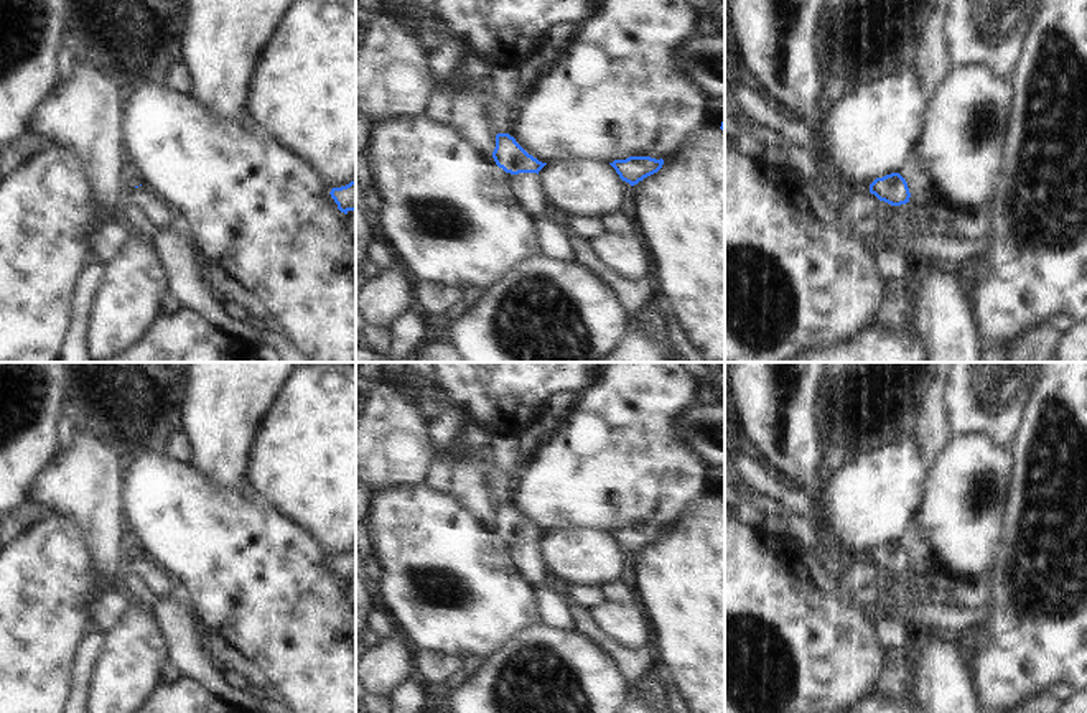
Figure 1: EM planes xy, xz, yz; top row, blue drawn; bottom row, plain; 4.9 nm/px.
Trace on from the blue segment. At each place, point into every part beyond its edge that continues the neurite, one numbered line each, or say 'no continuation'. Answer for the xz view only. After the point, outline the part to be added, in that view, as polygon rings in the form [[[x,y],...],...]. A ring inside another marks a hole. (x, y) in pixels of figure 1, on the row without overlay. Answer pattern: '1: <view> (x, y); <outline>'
1: xz (499, 484); [[[489,464],[489,468],[486,471],[486,482],[489,486],[492,501],[496,504],[511,501],[514,478],[507,478],[501,471],[497,471],[492,464]]]

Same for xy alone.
1: xy (130, 545); [[[127,537],[124,550],[130,553],[132,557],[140,555],[142,548],[138,547],[137,540],[133,537]]]

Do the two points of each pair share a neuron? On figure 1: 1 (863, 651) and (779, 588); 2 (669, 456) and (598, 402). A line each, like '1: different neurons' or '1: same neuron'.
1: same neuron
2: same neuron

